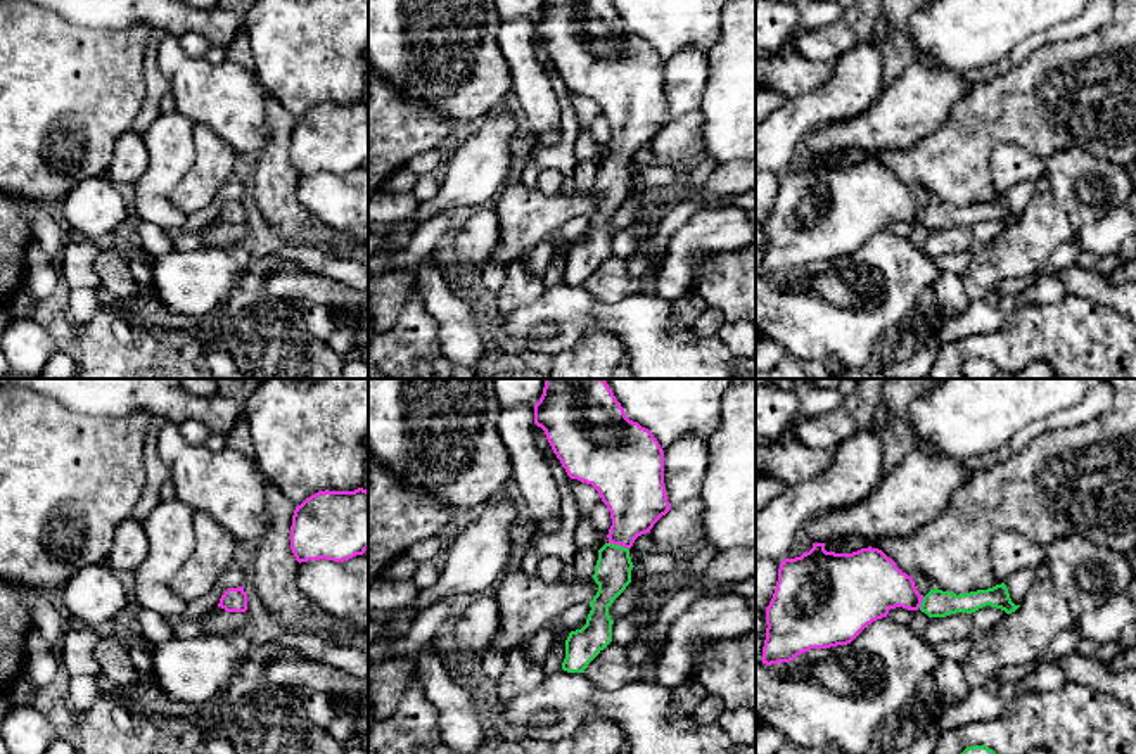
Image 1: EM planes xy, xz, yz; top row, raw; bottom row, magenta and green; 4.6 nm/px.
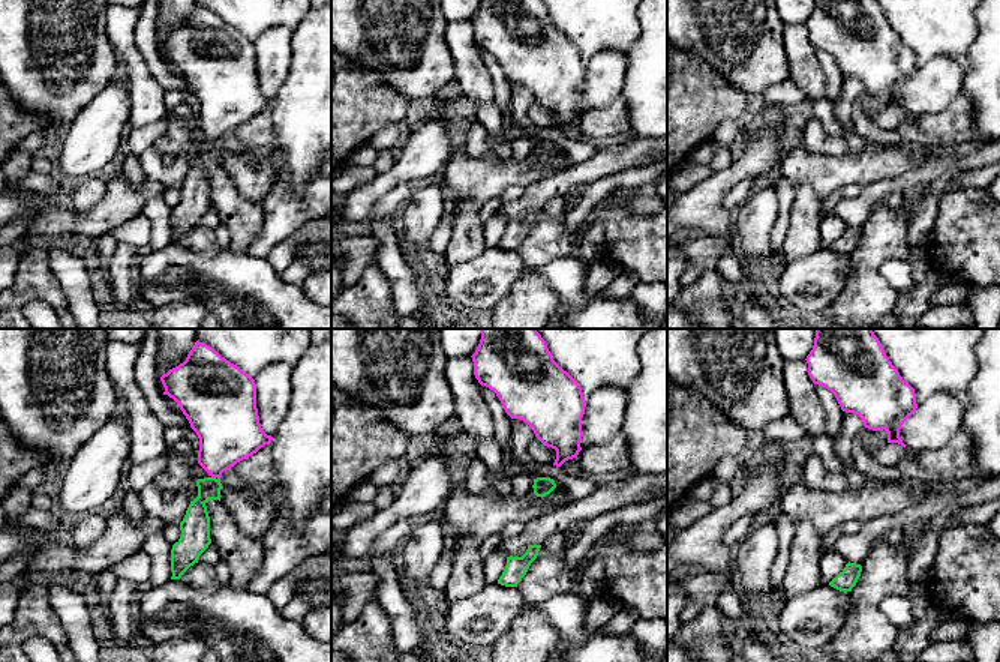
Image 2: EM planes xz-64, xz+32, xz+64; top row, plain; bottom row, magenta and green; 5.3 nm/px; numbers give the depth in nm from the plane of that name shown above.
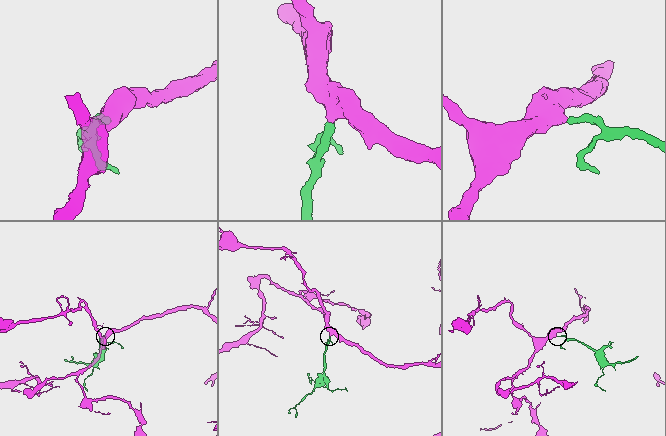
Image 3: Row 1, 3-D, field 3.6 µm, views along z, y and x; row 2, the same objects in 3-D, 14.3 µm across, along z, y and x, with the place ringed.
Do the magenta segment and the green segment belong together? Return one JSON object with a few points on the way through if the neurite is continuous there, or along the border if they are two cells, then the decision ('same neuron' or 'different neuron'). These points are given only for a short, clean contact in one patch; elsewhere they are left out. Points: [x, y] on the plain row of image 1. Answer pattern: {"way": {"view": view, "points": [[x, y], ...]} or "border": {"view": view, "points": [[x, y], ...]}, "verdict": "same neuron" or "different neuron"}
{"way": {"view": "xz", "points": [[635, 106], [633, 127], [619, 156], [612, 185]]}, "verdict": "same neuron"}

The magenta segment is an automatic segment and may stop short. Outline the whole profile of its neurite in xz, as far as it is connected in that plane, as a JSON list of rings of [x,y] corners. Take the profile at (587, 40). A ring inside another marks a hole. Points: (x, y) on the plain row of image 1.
[[[543,0],[539,14],[534,17],[534,36],[541,40],[546,52],[571,92],[591,97],[602,114],[609,119],[612,138],[609,154],[598,163],[593,192],[598,204],[590,214],[590,227],[581,242],[571,244],[565,252],[565,272],[562,282],[567,285],[584,285],[588,277],[612,254],[612,237],[609,220],[631,195],[629,161],[635,152],[650,145],[654,137],[671,123],[664,99],[664,64],[654,47],[626,29],[624,21],[616,12],[610,0]]]

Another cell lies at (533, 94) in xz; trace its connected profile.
[[[501,19],[496,38],[510,67],[512,100],[529,121],[536,142],[543,131],[560,128],[560,107],[546,69],[534,55],[534,19]]]

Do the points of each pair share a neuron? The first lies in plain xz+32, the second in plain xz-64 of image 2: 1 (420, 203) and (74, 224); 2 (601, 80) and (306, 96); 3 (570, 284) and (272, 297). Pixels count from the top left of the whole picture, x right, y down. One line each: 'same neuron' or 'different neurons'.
1: different neurons
2: different neurons
3: same neuron

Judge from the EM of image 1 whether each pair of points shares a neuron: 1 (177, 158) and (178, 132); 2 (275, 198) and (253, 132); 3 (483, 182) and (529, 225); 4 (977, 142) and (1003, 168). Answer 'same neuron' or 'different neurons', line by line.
1: same neuron
2: different neurons
3: different neurons
4: different neurons

